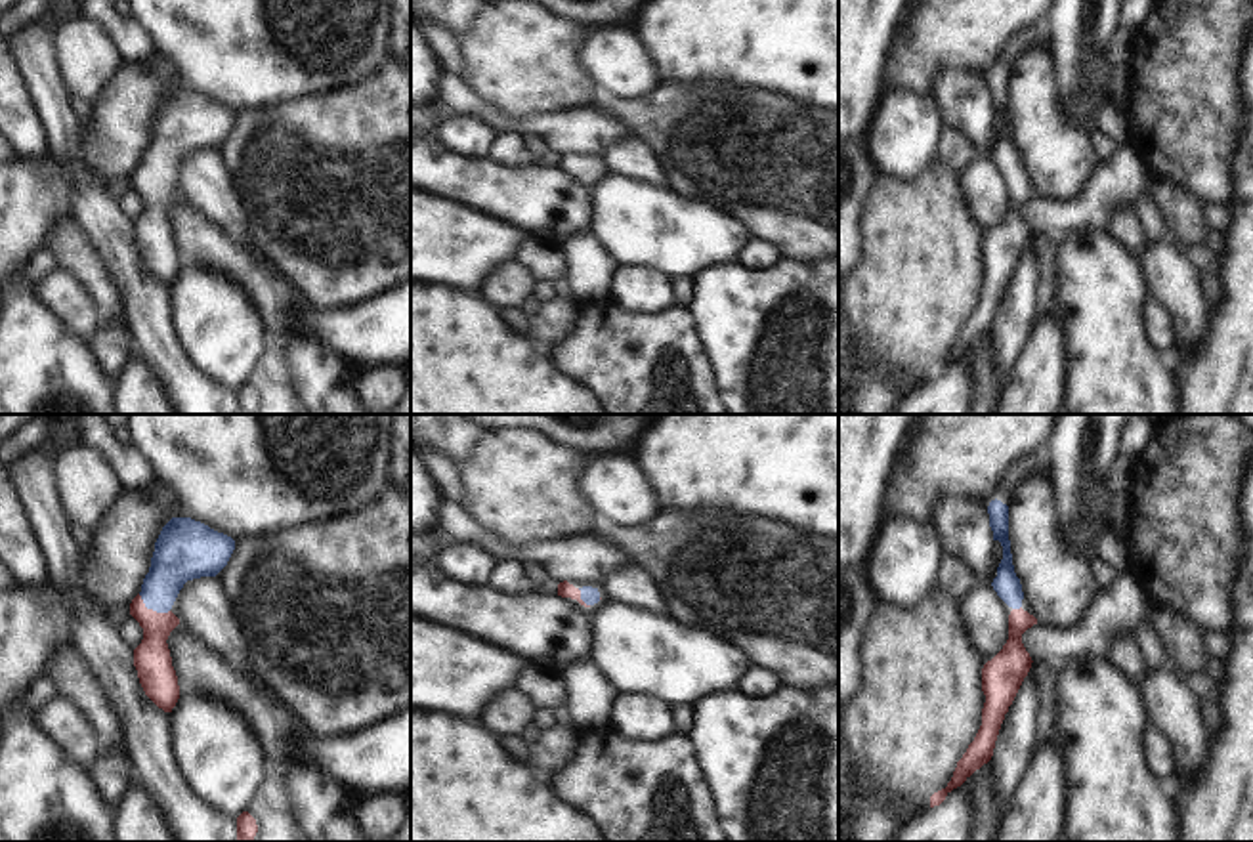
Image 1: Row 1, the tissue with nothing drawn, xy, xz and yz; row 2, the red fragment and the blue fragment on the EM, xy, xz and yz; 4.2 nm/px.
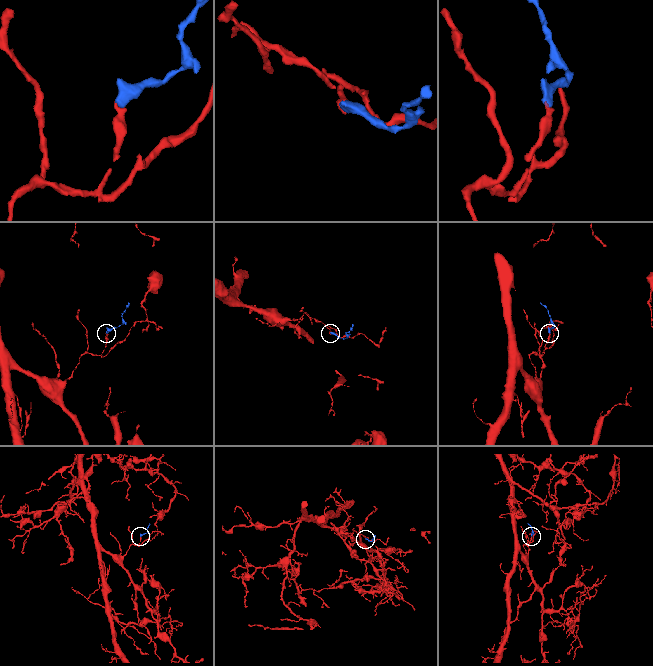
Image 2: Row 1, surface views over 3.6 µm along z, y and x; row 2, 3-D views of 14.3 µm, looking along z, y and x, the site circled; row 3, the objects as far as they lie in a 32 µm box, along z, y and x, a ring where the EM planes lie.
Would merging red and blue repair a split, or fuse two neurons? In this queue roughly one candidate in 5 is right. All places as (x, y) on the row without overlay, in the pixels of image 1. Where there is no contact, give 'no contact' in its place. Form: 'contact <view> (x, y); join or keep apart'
contact xy (151, 182); join

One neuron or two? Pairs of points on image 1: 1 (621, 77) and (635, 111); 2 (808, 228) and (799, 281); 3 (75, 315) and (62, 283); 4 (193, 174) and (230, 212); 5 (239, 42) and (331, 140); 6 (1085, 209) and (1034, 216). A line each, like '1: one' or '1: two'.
1: two
2: two
3: one
4: one
5: two
6: one

